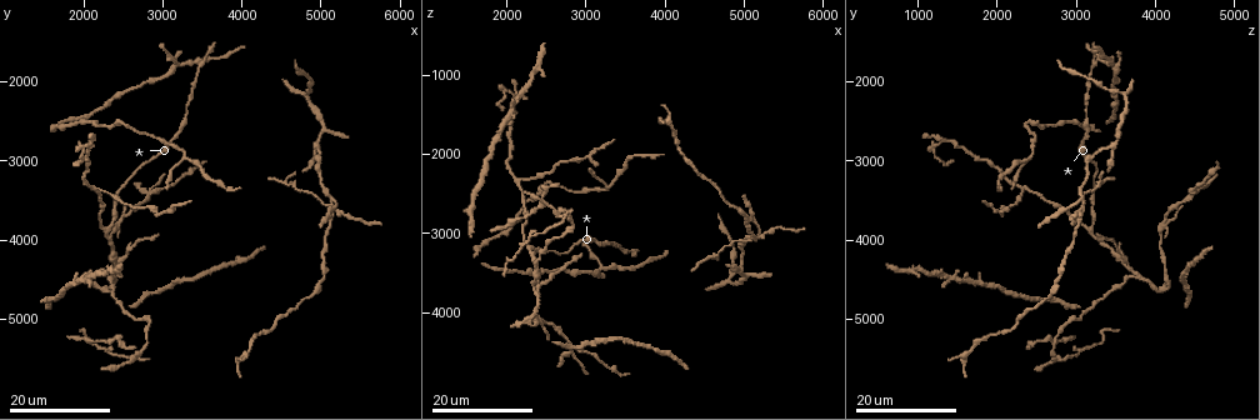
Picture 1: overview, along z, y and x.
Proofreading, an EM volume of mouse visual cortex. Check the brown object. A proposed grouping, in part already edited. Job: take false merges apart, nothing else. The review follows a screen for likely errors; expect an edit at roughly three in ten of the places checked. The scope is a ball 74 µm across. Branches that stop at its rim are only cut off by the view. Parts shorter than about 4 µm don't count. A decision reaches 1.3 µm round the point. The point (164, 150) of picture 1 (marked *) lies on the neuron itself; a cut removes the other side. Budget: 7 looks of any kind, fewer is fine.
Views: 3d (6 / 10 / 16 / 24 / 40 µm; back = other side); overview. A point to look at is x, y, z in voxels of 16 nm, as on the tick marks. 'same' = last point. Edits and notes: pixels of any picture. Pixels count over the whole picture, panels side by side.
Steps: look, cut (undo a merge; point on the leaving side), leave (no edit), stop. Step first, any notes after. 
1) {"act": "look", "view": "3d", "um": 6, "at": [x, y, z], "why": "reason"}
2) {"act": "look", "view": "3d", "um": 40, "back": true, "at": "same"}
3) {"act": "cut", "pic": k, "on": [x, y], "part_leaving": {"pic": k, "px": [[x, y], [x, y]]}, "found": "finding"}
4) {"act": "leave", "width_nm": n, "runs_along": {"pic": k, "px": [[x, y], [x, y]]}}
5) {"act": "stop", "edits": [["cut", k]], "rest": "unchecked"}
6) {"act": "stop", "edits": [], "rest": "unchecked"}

{"act": "look", "view": "3d", "um": 16, "at": [3300, 2950, 2400], "why": "branch point"}

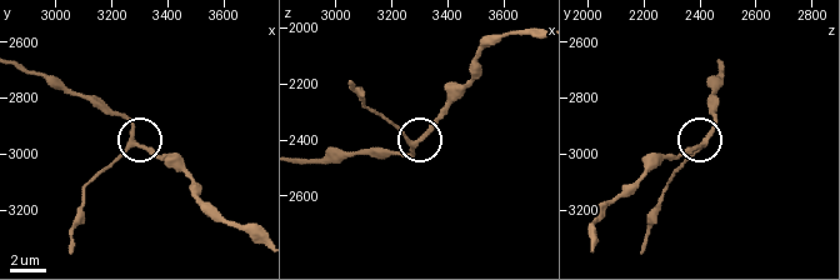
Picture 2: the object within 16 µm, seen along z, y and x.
{"act": "look", "view": "3d", "um": 6, "at": [3280, 2960, 2420]}

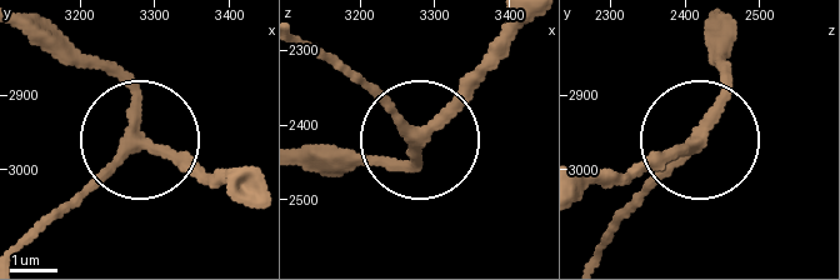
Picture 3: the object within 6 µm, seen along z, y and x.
{"act": "look", "view": "3d", "um": 6, "back": true, "at": [3275, 2970, 2415], "why": "other side"}

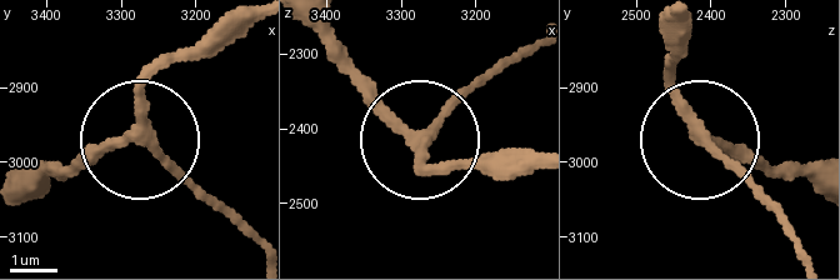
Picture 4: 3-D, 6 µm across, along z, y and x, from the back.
{"act": "leave", "arms": 3, "found": "continuous, no second neuron"}

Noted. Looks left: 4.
{"act": "look", "view": "3d", "um": 24, "at": [2150, 3350, 2300], "why": "four or more arms meet"}

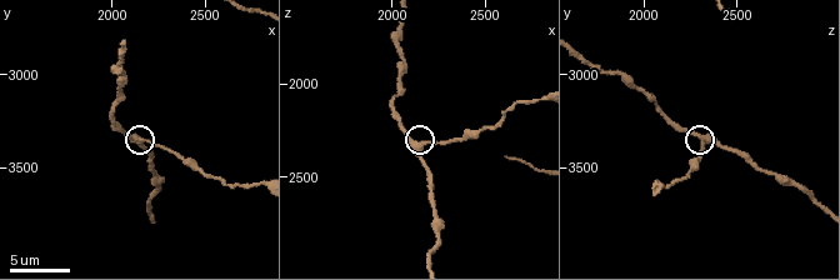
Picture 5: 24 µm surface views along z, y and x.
{"act": "look", "view": "3d", "um": 6, "at": [2140, 3360, 2320]}

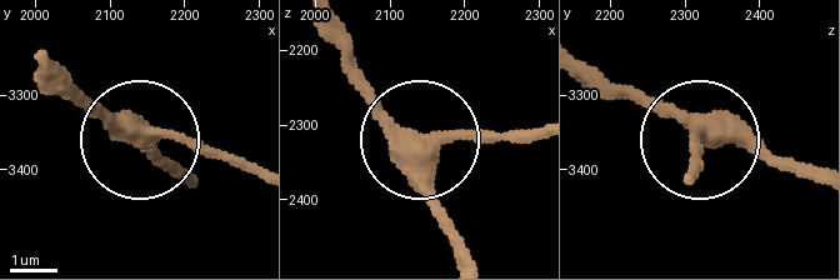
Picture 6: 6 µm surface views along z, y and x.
{"act": "leave", "arms": 4, "found": "all the same neuron"}

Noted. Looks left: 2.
{"act": "look", "view": "3d", "um": 24, "at": [2400, 4500, 3800], "why": "three arms meet"}

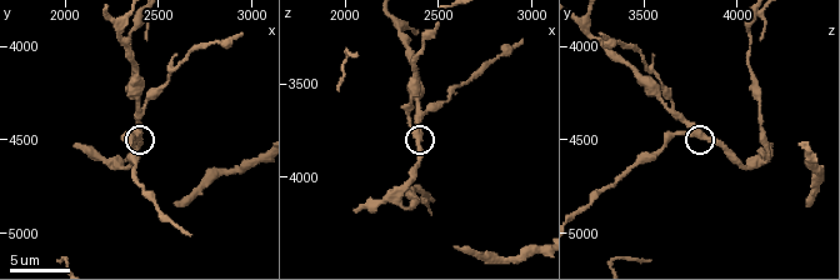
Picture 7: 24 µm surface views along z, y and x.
{"act": "look", "view": "3d", "um": 10, "at": [2380, 4460, 3780]}

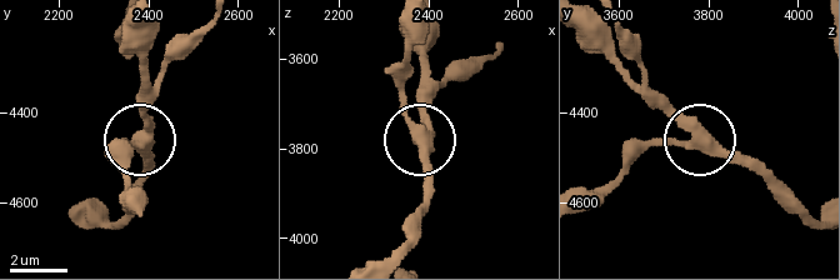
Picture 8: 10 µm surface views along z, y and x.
{"act": "leave", "arms": 3, "runs_along": {"pic": 8, "px": [[586, 35], [694, 129], [764, 165]]}, "found": "one neuron here"}

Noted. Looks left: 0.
{"act": "stop", "edits": [], "rest": "unchecked"}

